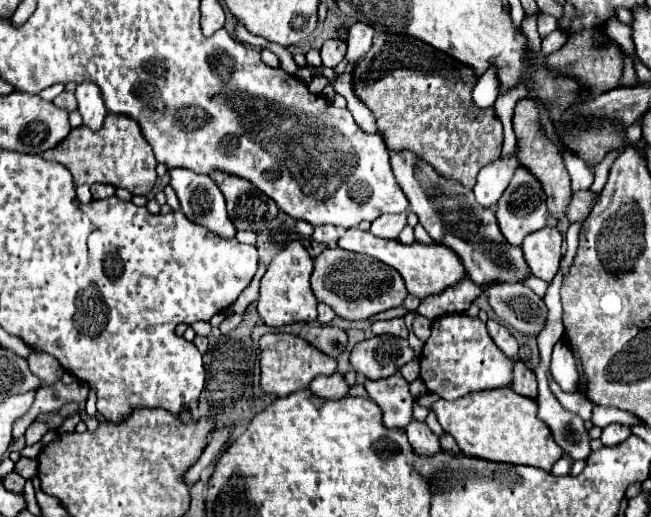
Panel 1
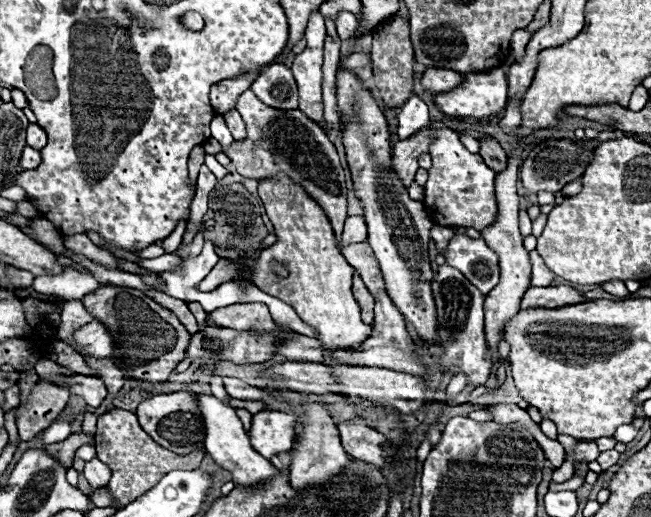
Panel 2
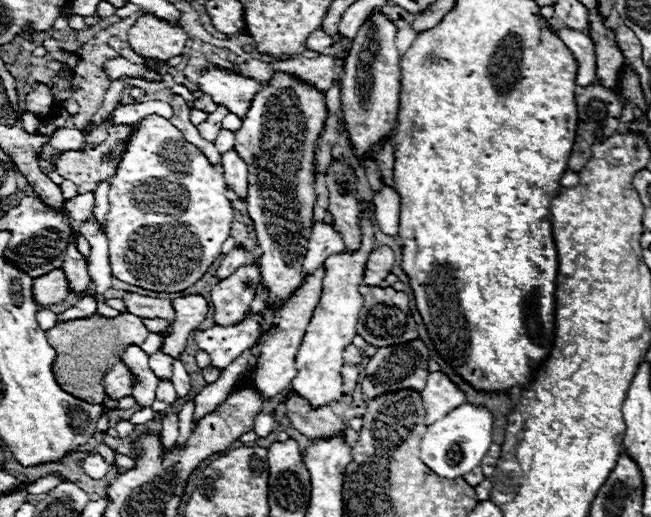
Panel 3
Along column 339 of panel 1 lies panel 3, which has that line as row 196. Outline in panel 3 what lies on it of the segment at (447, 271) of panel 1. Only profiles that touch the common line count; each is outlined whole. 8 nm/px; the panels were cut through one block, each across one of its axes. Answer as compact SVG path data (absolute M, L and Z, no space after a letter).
M230 150L222 154L222 174L226 178L228 188L232 188L238 196L246 198L248 192L248 170L244 160L236 154L236 150Z

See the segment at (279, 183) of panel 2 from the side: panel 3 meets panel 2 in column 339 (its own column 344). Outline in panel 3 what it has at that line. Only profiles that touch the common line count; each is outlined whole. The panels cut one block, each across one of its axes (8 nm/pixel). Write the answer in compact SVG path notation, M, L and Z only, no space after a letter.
M370 210L360 212L360 232L362 232L362 244L358 250L348 252L342 250L340 254L334 254L324 264L324 286L322 286L322 298L318 306L314 308L314 314L310 318L310 324L306 328L306 334L300 342L300 348L296 352L296 376L292 380L292 390L300 396L308 398L312 406L324 406L342 396L342 366L344 348L352 342L356 336L356 324L358 314L362 310L362 296L358 292L362 278L364 278L364 266L368 260L368 254L376 248L374 240L374 226L370 218Z

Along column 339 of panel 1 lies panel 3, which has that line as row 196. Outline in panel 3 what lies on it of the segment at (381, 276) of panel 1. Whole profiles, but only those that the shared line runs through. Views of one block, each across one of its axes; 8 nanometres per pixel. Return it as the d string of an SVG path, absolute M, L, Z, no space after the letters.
M278 74L256 94L242 128L236 132L234 148L250 168L246 204L254 222L256 242L262 250L258 264L262 282L270 288L268 302L274 302L276 298L286 300L302 280L302 258L306 254L312 210L316 204L312 158L324 120L324 92L310 88L288 74Z

